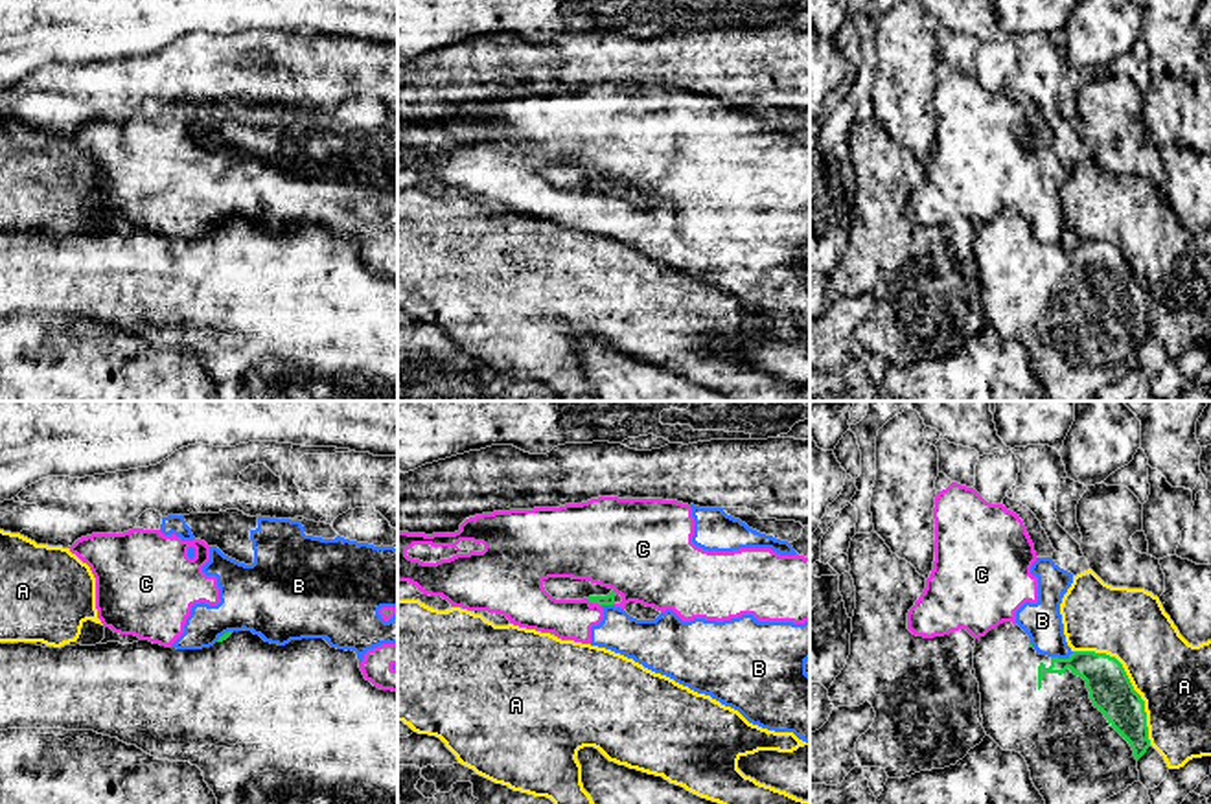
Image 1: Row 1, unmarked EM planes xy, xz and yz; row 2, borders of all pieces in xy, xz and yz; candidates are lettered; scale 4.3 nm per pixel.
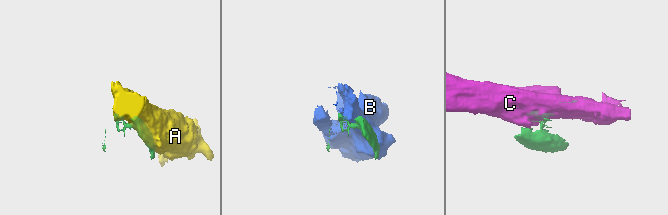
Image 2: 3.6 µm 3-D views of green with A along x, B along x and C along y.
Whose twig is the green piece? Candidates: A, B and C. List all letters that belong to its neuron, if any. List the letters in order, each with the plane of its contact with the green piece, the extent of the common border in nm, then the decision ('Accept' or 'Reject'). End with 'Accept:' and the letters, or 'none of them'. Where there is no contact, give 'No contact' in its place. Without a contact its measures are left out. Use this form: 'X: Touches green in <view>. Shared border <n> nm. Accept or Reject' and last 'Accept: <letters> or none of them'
A: Touches green in yz. Shared border 550 nm. Reject
B: Touches green in yz. Shared border 110 nm. Reject
C: Touches green in xz. Shared border 80 nm. Reject
Accept: none of them

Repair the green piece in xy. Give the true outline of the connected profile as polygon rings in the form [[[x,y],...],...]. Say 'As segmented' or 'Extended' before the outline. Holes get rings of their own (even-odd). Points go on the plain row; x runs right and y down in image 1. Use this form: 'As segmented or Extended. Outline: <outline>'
Extended. Outline: [[[243,217],[225,221],[213,234],[202,237],[166,235],[149,228],[64,235],[0,230],[0,318],[7,316],[94,318],[136,333],[158,348],[190,350],[202,359],[217,386],[219,401],[398,401],[398,280],[374,274],[364,267],[355,239],[331,235],[324,226],[278,234]]]

